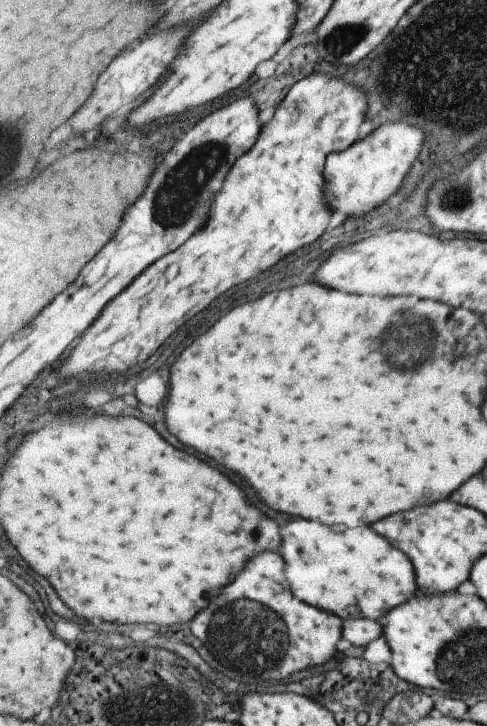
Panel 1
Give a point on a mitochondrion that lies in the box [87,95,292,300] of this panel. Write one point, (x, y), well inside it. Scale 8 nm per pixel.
(187, 180)

